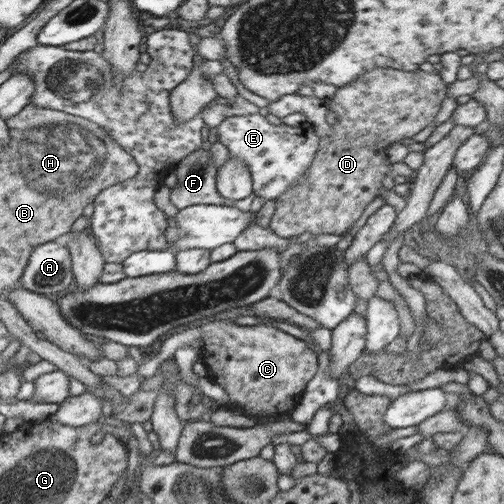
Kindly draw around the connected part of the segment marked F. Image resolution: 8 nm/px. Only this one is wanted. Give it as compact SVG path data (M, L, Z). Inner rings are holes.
M199 150L188 154L174 168L168 181L172 192L170 202L182 210L194 204L213 204L224 206L229 202L222 198L214 186L217 168L209 150Z

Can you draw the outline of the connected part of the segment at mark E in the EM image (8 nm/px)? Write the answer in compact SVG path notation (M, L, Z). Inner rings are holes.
M260 113L230 116L218 126L218 141L230 151L229 160L242 160L249 165L253 193L266 201L277 201L280 195L305 184L305 177L315 160L320 138L307 121L298 127L285 124L274 126Z

